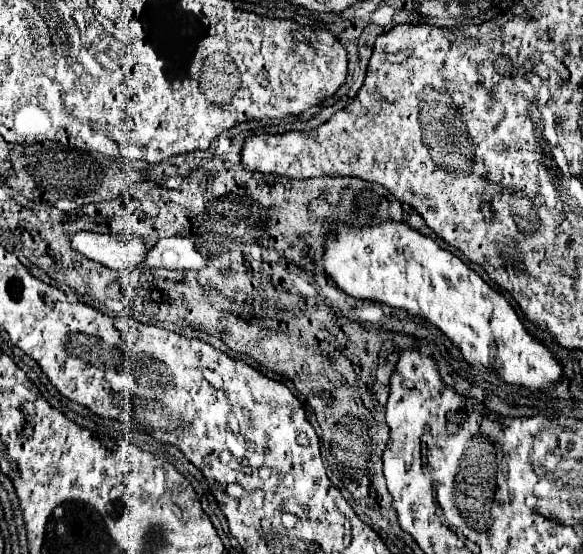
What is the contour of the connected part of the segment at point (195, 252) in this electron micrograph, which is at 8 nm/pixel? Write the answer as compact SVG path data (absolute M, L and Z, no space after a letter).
M164 237L148 253L148 261L142 269L164 267L164 269L204 269L210 257L204 257L196 243L188 237Z

